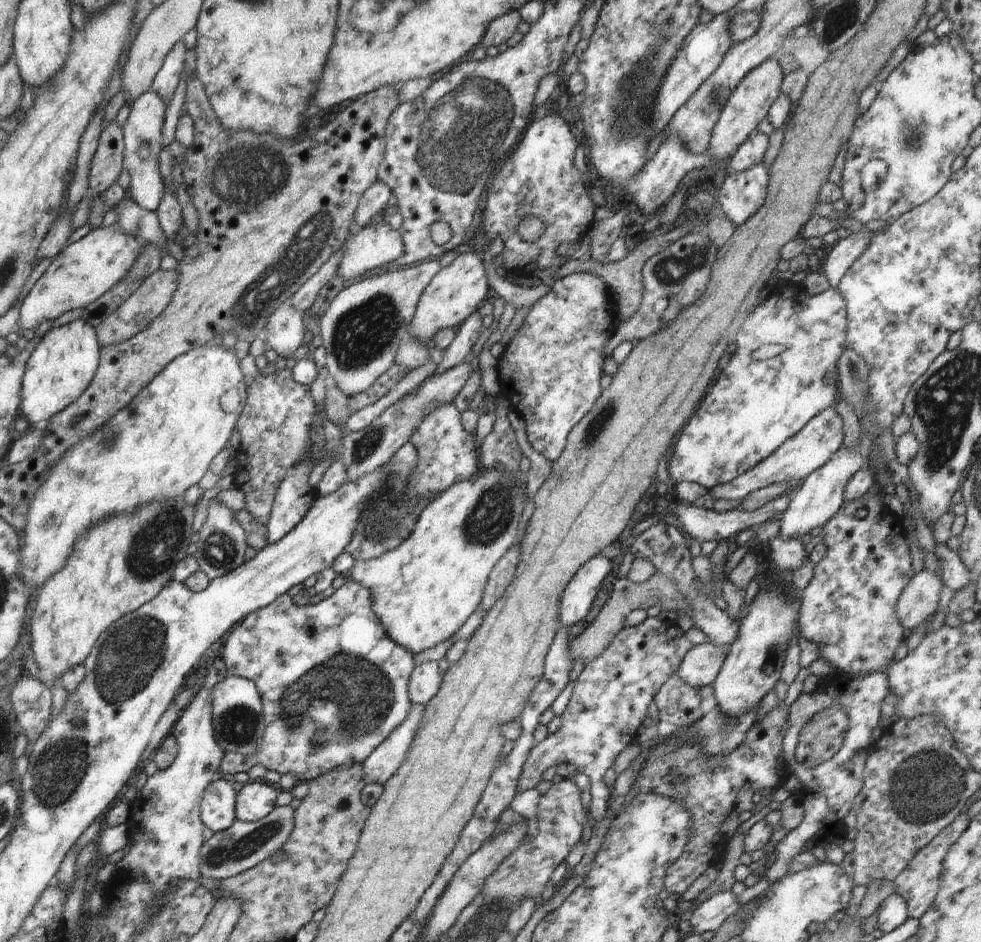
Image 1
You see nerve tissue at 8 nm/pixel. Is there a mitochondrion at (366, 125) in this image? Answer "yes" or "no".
no

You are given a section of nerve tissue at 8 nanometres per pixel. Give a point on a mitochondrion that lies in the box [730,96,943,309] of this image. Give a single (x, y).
(912, 139)

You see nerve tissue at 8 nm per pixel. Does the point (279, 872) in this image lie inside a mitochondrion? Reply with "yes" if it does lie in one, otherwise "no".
yes

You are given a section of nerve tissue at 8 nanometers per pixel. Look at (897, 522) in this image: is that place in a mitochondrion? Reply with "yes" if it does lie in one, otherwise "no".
no

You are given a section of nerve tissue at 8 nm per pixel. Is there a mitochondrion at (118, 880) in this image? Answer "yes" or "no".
no

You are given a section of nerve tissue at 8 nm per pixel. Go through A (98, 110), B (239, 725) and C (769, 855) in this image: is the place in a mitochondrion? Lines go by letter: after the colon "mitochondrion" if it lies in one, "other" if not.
A: other
B: mitochondrion
C: other

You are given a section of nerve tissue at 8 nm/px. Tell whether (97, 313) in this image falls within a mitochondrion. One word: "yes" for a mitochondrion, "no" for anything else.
no

